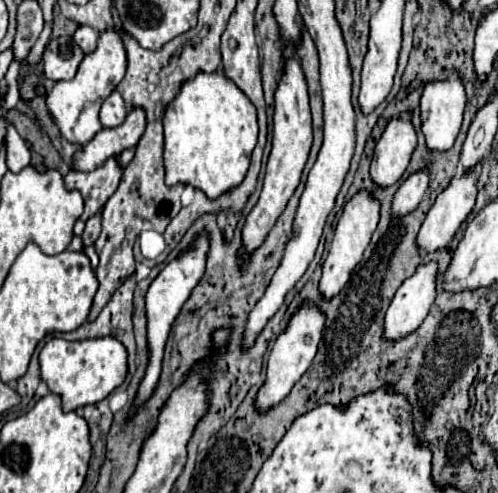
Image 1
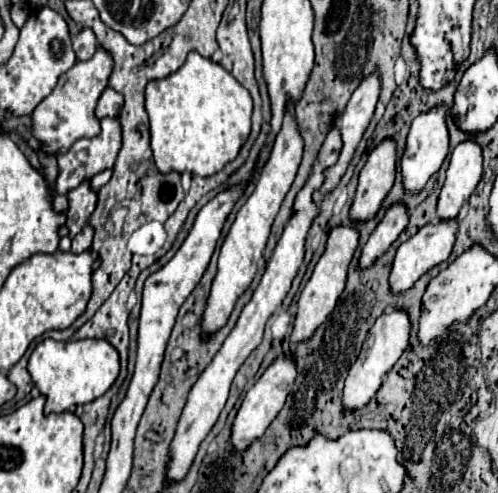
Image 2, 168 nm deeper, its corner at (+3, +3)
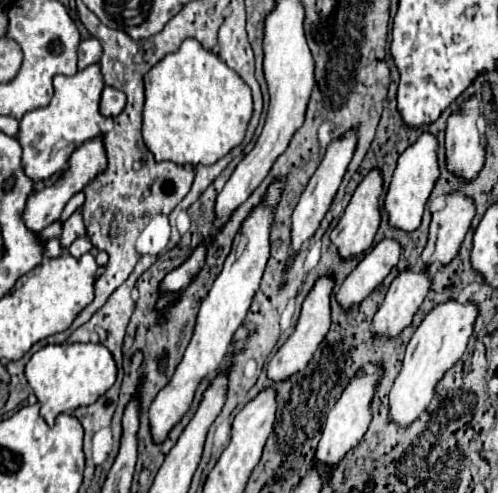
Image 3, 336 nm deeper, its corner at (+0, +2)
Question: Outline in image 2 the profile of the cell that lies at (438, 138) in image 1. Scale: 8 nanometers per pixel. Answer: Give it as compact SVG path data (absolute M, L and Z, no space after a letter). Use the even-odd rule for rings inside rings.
M434 108L426 114L420 114L408 132L404 156L400 160L400 174L402 174L402 186L408 194L418 194L426 186L426 182L440 170L444 158L448 156L448 128L444 122L444 108Z

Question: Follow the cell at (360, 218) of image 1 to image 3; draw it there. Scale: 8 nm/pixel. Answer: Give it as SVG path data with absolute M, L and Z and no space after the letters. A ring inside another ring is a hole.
M321 275L315 281L315 285L311 287L311 291L307 293L307 297L303 301L301 315L299 315L299 321L297 321L297 327L295 327L293 335L287 339L287 343L269 361L269 367L267 367L269 379L273 379L273 381L287 379L289 375L297 373L299 369L305 369L307 361L311 361L315 349L319 347L319 343L323 341L323 337L327 335L327 329L331 325L331 293L333 293L333 285L335 285L335 279L331 275Z

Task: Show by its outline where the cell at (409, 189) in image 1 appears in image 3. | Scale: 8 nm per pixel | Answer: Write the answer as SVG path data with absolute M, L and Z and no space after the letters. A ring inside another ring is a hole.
M383 239L379 241L351 271L351 275L343 281L337 301L343 309L349 309L353 305L359 305L363 297L371 295L377 285L387 277L387 273L397 265L399 261L399 243L395 239Z

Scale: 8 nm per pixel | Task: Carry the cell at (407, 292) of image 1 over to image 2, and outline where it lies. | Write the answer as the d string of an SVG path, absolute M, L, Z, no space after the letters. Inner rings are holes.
M392 310L392 312L382 314L376 320L376 324L370 328L370 332L366 336L366 342L362 346L362 352L358 354L358 360L352 364L352 368L346 376L344 394L342 394L342 412L344 414L352 414L352 412L358 412L364 406L368 406L370 398L378 392L384 376L392 370L392 366L396 364L396 360L400 358L404 348L408 346L408 336L410 336L410 320L408 320L406 312Z

